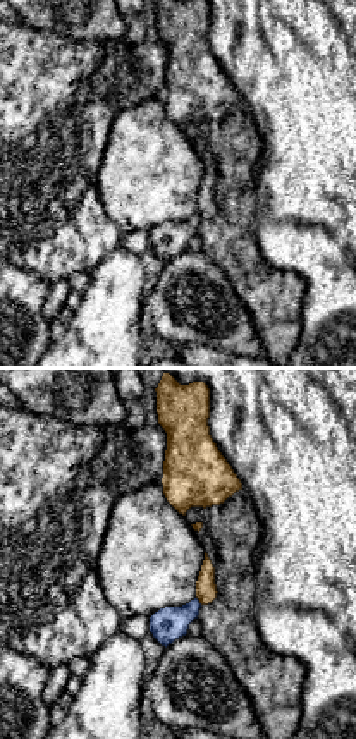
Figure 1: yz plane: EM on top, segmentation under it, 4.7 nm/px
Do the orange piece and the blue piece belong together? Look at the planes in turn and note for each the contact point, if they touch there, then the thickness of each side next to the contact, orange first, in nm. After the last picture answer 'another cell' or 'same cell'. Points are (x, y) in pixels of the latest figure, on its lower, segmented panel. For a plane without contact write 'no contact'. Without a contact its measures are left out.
(198, 598) | 100/160 nm

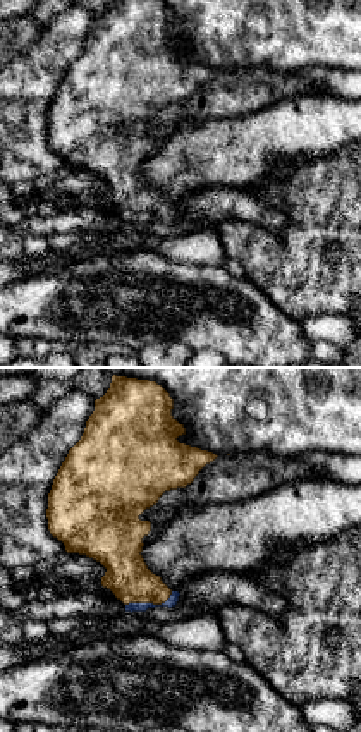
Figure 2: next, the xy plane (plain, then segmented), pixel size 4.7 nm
(150, 602) | 200/50 nm

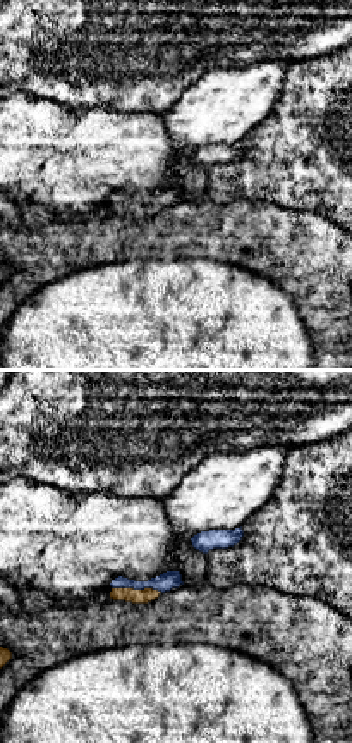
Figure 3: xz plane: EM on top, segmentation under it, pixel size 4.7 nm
(138, 590) | 70/90 nm

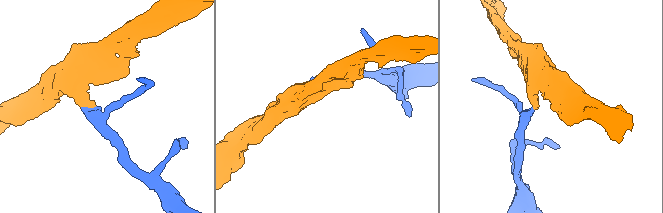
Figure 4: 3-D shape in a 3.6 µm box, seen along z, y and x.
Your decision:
same cell

